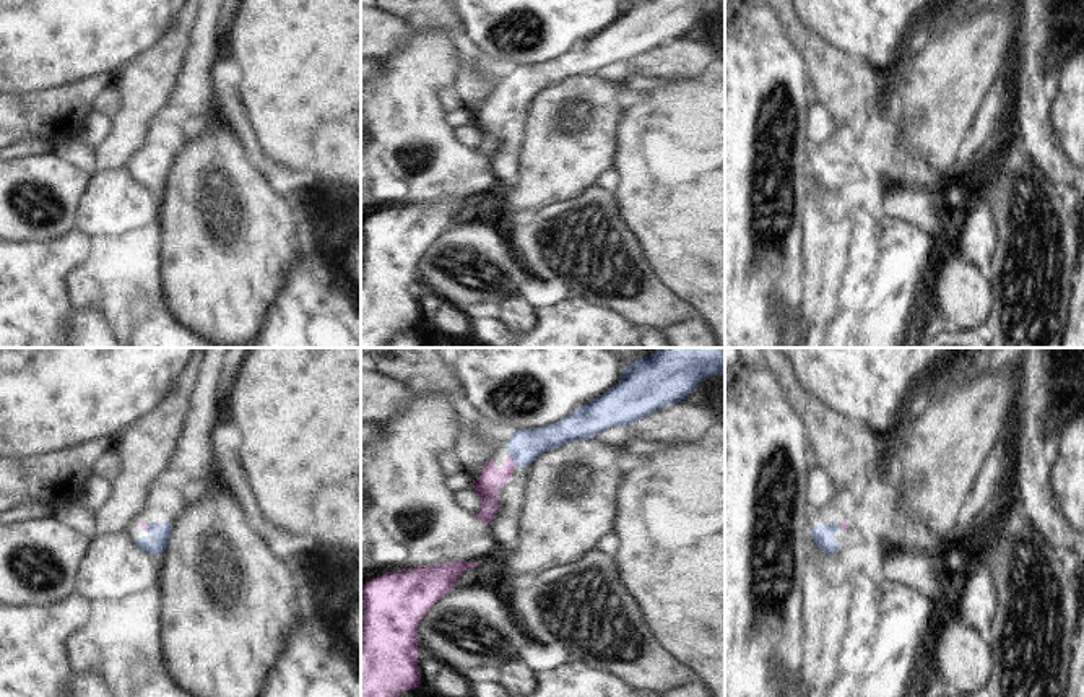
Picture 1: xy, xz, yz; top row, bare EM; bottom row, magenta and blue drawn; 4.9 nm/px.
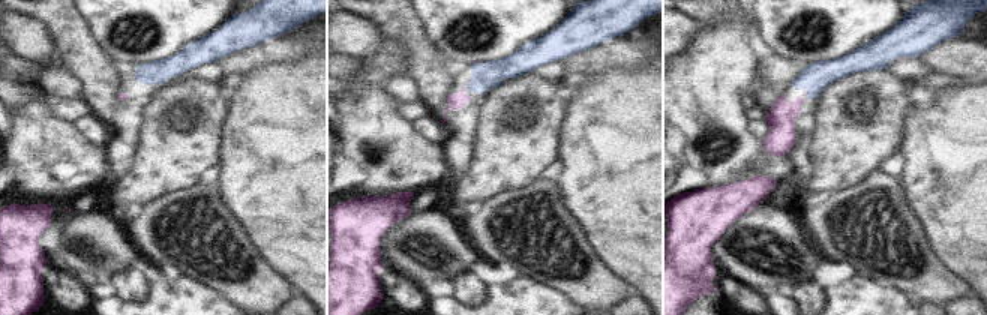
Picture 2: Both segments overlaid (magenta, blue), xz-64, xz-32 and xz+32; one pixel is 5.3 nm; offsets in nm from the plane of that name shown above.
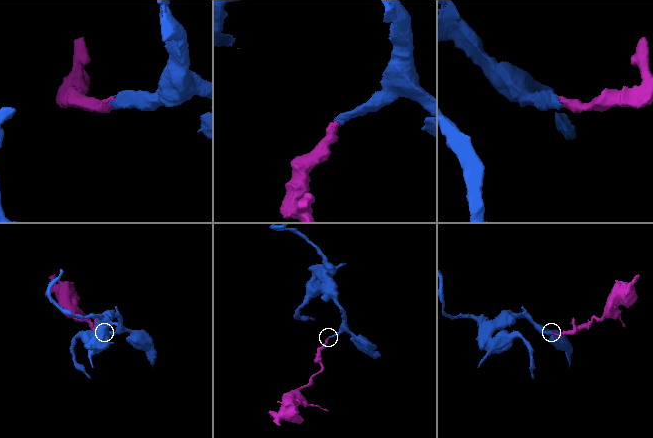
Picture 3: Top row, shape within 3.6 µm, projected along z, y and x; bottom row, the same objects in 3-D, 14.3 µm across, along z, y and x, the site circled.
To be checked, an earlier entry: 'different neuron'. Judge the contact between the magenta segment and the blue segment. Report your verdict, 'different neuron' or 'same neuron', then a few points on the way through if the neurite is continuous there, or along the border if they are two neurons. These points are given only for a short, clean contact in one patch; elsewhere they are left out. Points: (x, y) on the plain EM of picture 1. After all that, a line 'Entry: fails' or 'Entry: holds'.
same neuron | across xz (486, 124), (507, 104), (511, 93), (525, 82)
Entry: fails

